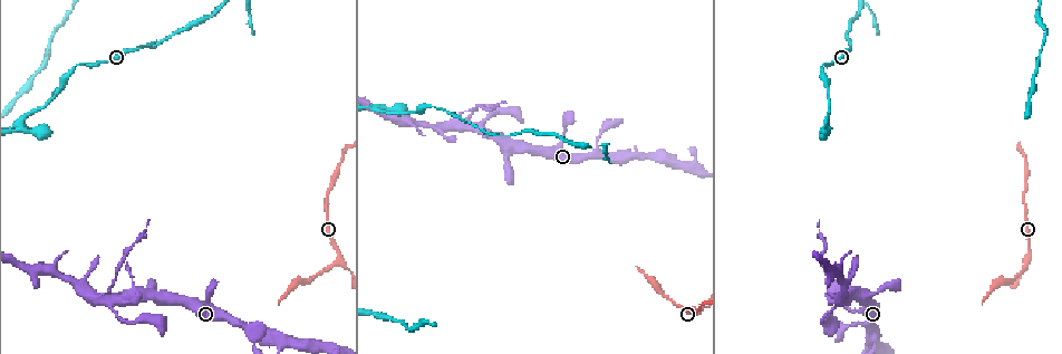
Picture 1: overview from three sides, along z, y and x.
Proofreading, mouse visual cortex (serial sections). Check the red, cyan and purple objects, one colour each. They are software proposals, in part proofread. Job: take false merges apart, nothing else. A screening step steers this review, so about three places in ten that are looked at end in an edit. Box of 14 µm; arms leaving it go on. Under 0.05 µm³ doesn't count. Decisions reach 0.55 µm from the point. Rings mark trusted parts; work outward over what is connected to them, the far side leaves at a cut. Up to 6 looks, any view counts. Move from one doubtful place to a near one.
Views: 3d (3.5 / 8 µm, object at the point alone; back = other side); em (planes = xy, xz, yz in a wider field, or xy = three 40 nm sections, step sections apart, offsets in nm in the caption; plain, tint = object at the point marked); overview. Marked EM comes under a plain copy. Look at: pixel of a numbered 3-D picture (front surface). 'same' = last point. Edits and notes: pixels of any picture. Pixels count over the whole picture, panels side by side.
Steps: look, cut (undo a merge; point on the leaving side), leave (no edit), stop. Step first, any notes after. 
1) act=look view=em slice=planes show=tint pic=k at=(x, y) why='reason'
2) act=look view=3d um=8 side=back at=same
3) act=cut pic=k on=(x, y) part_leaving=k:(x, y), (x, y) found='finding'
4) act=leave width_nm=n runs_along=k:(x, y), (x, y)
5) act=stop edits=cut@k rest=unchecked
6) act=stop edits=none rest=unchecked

act=look view=3d um=3.5 pic=1 at=(379, 112) why='side arm on a straight run'

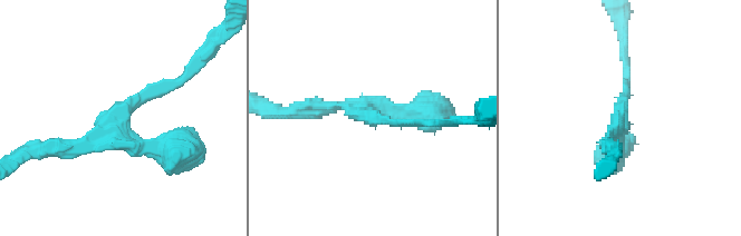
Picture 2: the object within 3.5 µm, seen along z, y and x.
act=look view=em slice=xy step=2 show=tint pic=2 at=(619, 127) arms=3 arm_widths_nm=150,200,300

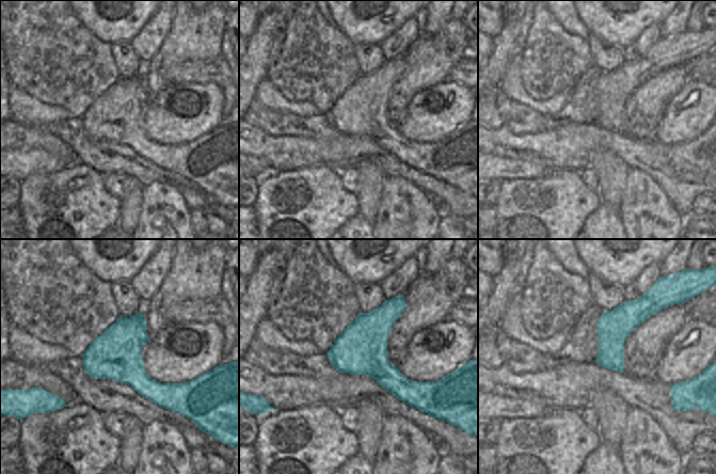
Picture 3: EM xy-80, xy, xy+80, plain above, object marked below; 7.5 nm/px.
act=leave runs_along=2:(626, 84), (615, 148) found='continuous, no second cell'

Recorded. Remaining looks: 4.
act=look view=3d um=8 pic=1 at=(471, 127) why='thick turns thin'

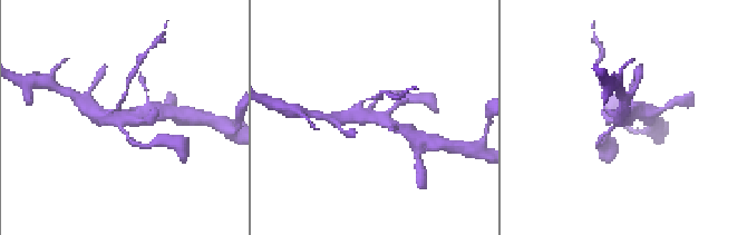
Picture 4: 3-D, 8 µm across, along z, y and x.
act=look view=3d um=3.5 pic=4 at=(374, 119) why='zoom in'

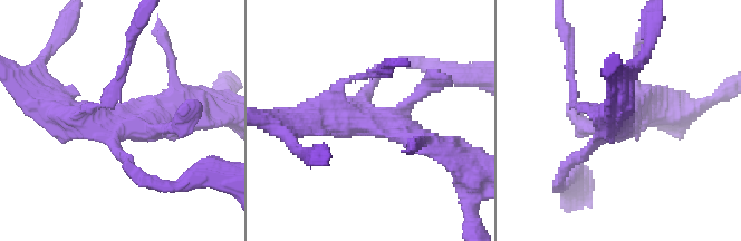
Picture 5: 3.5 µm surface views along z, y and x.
act=leave runs_along=5:(436, 145), (340, 114), (299, 119) found='all the same cell'

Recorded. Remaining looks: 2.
act=look view=3d um=3.5 pic=1 at=(617, 158) why='abrupt turn'

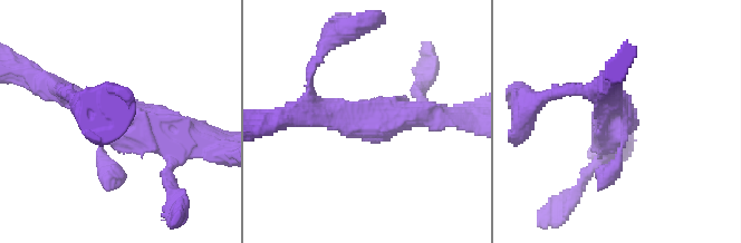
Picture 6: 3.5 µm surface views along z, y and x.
act=look view=em slice=xy step=2 show=tint pic=6 at=(613, 122) why='need the tissue'

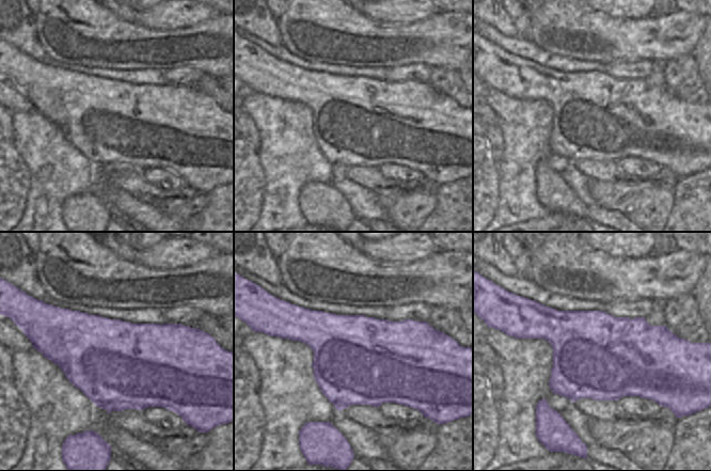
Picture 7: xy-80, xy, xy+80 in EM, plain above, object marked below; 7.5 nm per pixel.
act=leave arms=3 runs_along=6:(57, 87), (153, 135), (194, 138) found='all the same cell'

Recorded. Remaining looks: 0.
act=stop edits=none rest=unchecked

